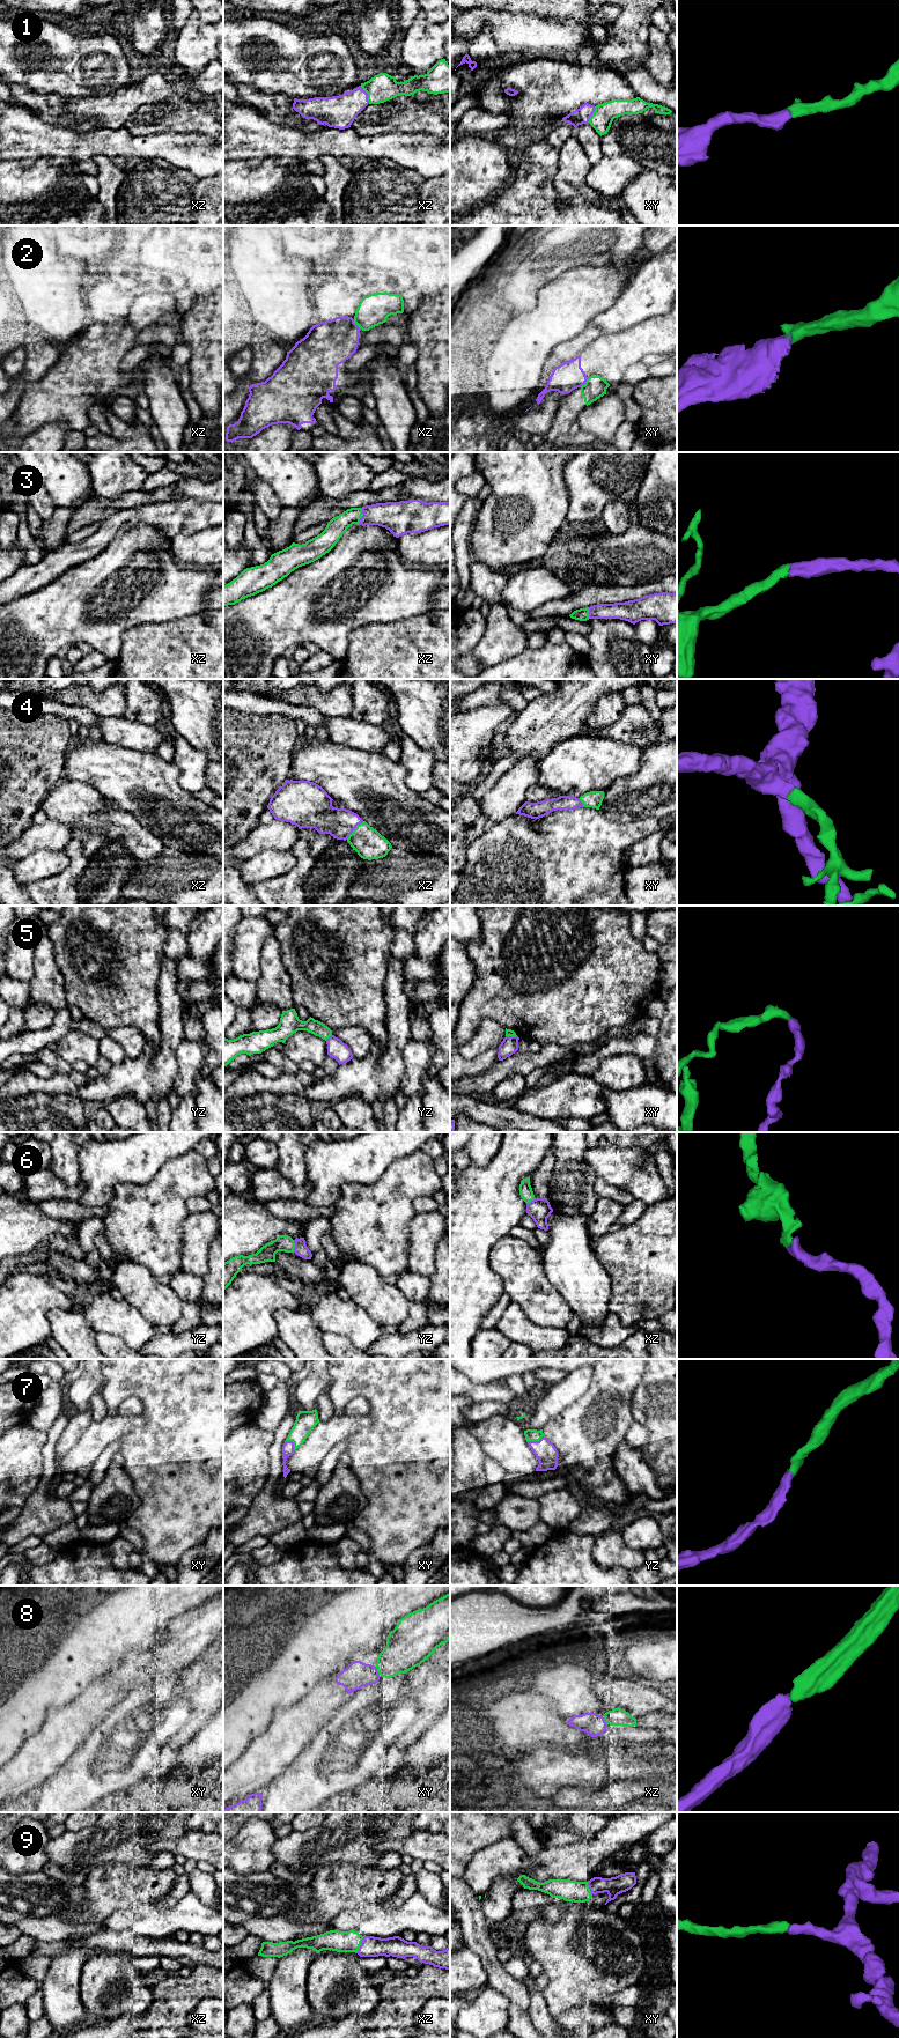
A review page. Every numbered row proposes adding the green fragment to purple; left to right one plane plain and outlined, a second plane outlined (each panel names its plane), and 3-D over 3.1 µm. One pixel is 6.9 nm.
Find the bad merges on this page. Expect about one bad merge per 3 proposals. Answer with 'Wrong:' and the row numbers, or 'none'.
Wrong: 2, 5

